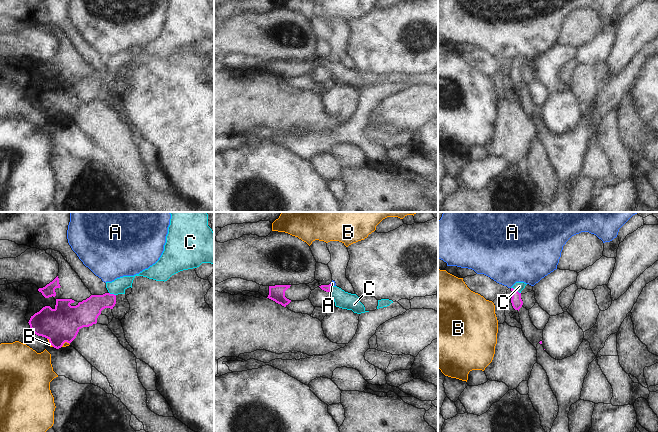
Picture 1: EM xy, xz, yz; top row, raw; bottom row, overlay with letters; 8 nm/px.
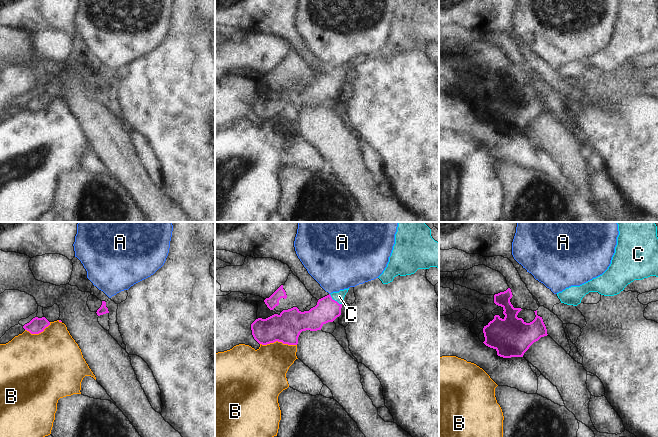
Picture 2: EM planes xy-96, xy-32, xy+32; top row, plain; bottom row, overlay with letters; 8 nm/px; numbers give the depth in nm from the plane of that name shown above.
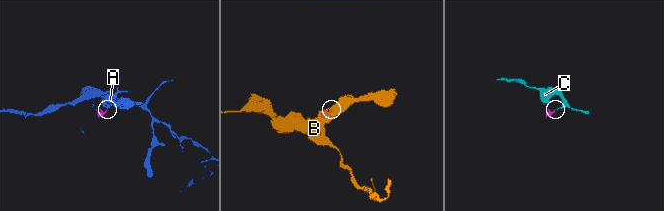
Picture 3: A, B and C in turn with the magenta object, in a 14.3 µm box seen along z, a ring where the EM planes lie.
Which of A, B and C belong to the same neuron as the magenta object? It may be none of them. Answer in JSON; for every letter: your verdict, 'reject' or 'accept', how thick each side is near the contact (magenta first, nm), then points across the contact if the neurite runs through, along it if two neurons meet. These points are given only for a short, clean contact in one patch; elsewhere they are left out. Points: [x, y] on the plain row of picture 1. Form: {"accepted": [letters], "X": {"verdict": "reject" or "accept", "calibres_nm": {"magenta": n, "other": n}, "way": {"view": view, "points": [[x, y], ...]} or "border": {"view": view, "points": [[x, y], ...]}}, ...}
{"accepted": ["C"], "A": {"verdict": "reject", "calibres_nm": {"magenta": 60, "other": 40}, "border": {"view": "xz", "points": [[330, 59], [331, 62]]}}, "B": {"verdict": "reject", "calibres_nm": {"magenta": 280, "other": 20}, "border": {"view": "xy", "points": [[47, 114], [53, 122]]}}, "C": {"verdict": "accept", "calibres_nm": {"magenta": 90, "other": 80}, "way": {"view": "yz", "points": [[516, 76], [516, 66], [519, 62]]}}}

